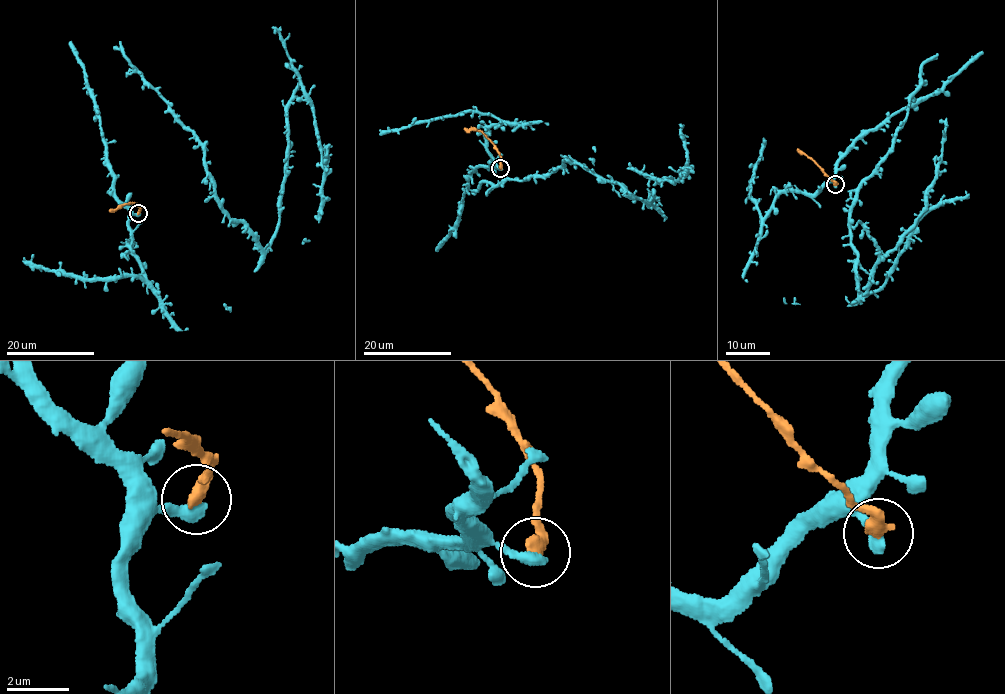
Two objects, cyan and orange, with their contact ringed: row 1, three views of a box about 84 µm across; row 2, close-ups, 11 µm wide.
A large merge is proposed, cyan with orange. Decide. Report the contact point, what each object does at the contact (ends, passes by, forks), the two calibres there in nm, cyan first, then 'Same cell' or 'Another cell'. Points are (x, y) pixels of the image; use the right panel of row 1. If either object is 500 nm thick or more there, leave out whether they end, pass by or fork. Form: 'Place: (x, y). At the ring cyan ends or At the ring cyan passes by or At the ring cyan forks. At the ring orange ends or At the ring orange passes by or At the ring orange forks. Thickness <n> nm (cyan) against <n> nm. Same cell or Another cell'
Place: (835, 184). At the ring cyan ends. At the ring orange ends. Thickness 400 nm (cyan) against 460 nm. Another cell

